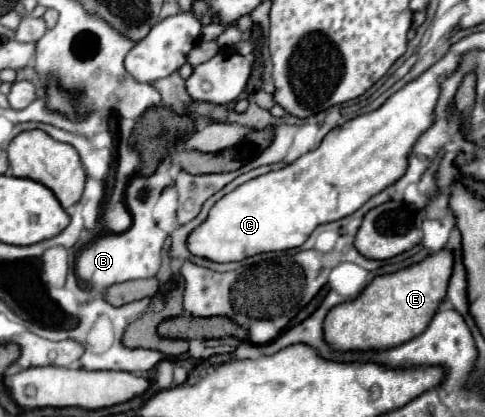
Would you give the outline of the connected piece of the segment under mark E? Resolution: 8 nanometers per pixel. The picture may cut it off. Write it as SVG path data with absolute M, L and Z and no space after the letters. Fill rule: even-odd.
M441 249L439 253L429 255L417 265L391 275L375 277L357 299L341 303L327 313L323 323L325 343L343 353L381 351L391 349L393 345L403 345L405 341L417 337L425 331L439 303L443 301L451 269L453 255L447 249Z

